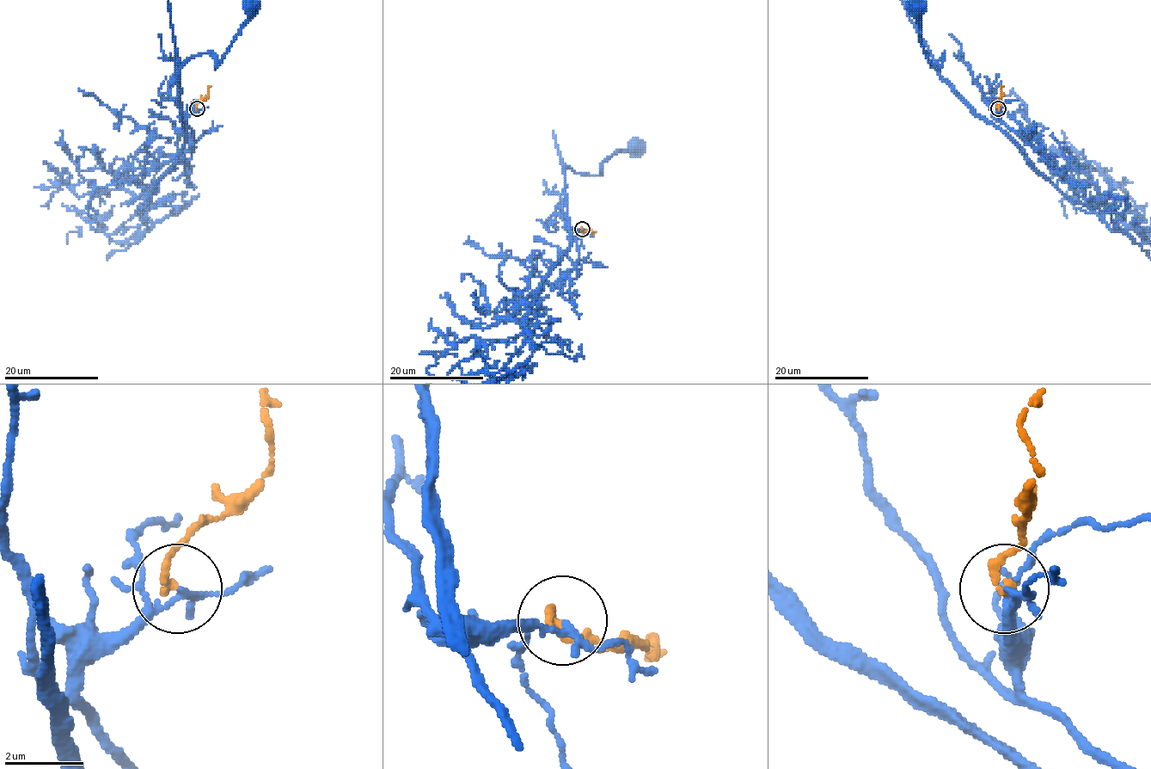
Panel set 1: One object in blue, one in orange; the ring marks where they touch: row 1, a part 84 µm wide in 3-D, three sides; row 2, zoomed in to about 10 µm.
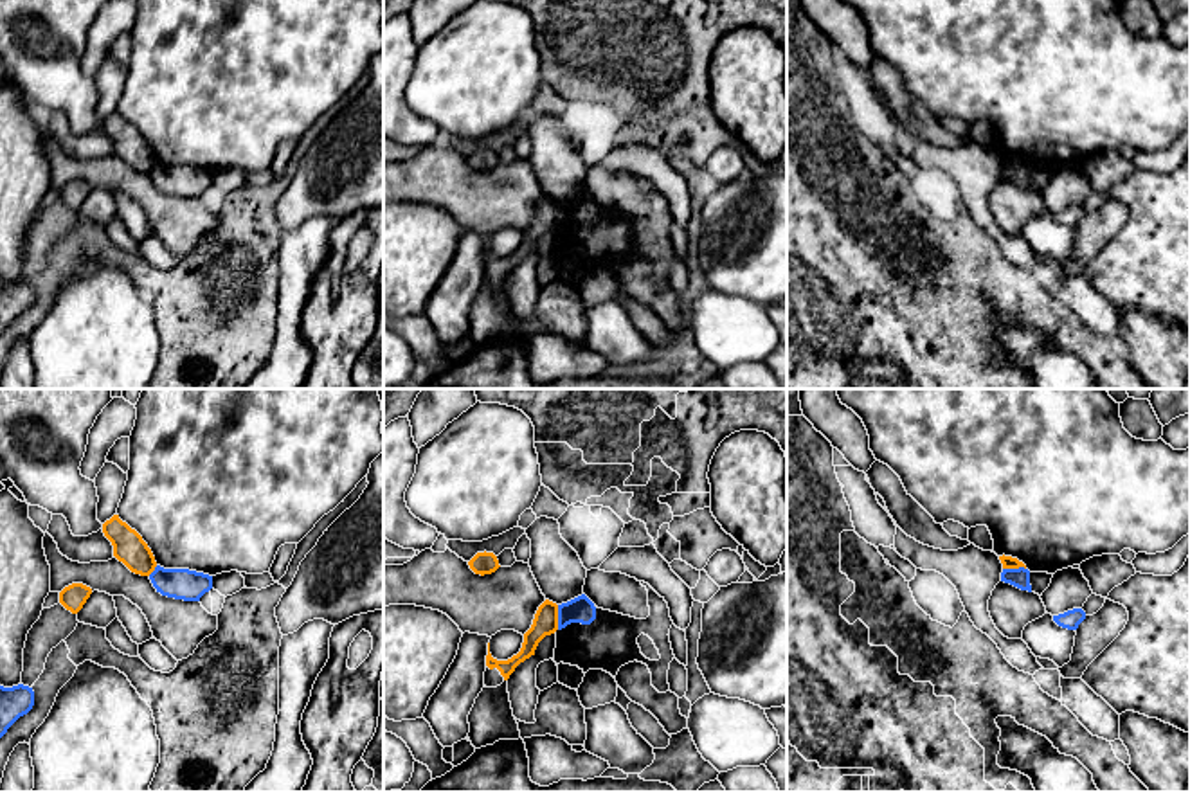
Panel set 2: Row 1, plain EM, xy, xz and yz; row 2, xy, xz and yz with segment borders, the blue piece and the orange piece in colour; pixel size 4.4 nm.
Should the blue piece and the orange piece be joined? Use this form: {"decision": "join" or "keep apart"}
{"decision": "keep apart"}

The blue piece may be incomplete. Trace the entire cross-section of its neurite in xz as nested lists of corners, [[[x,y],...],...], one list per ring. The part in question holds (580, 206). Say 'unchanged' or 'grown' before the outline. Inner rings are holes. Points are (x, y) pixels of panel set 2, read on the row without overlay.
unchanged | [[[585,191],[558,202],[558,227],[571,220],[590,221],[594,216],[596,203]]]

